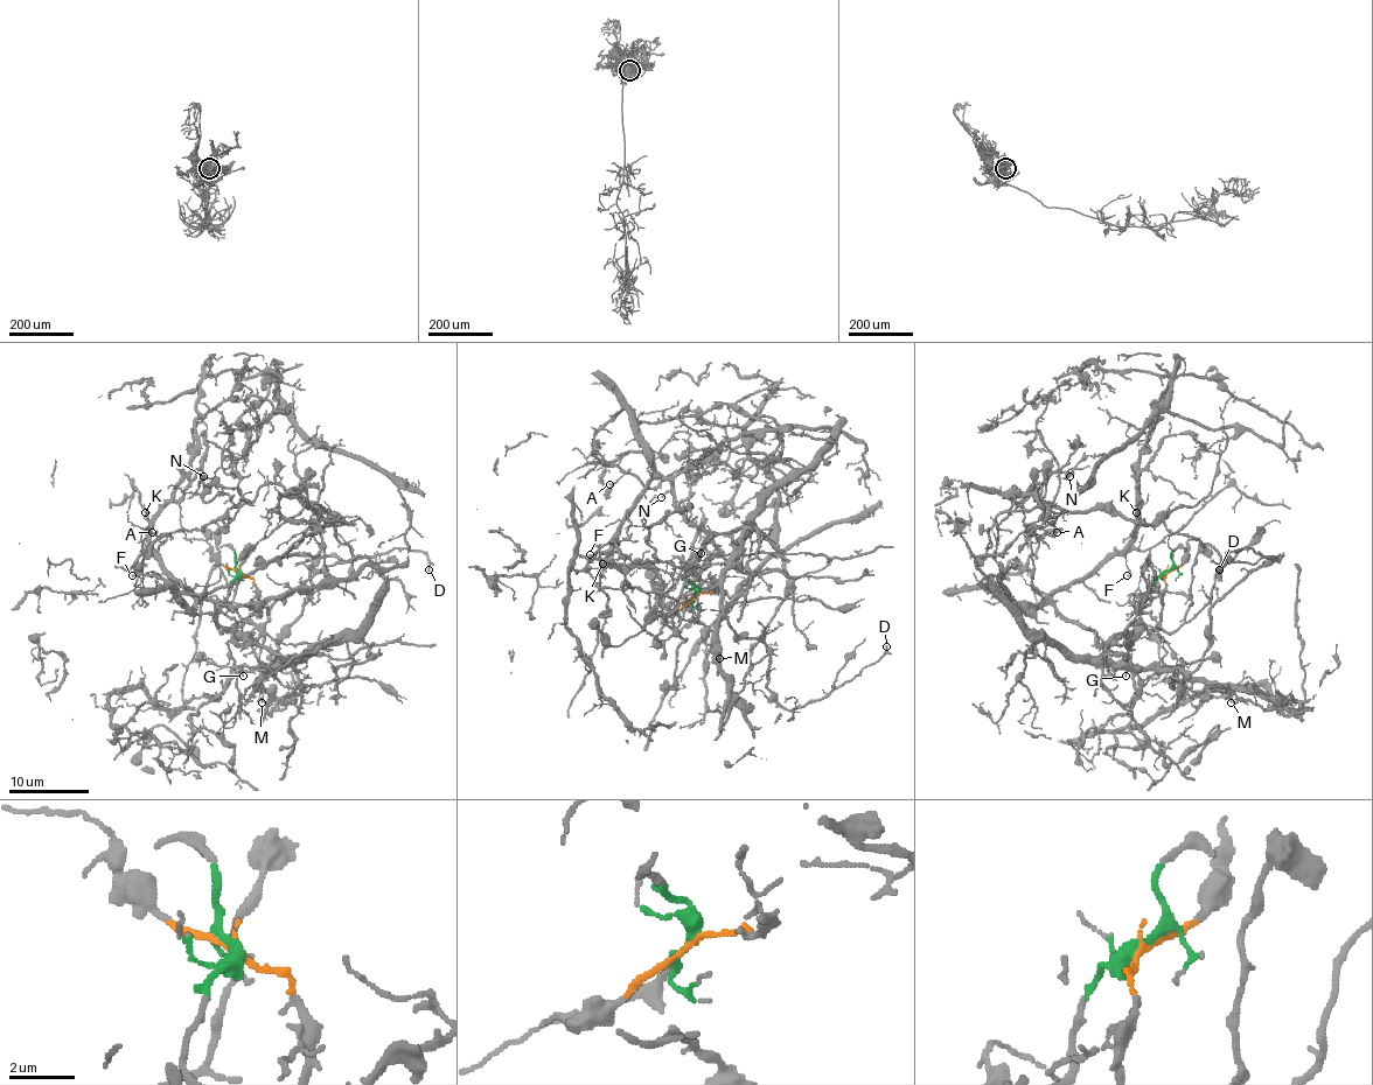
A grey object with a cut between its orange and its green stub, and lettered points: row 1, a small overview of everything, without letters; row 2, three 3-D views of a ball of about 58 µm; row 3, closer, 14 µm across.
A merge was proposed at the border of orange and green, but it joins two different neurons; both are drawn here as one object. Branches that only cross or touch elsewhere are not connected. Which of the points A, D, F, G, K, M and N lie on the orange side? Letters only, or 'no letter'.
D, G, M

